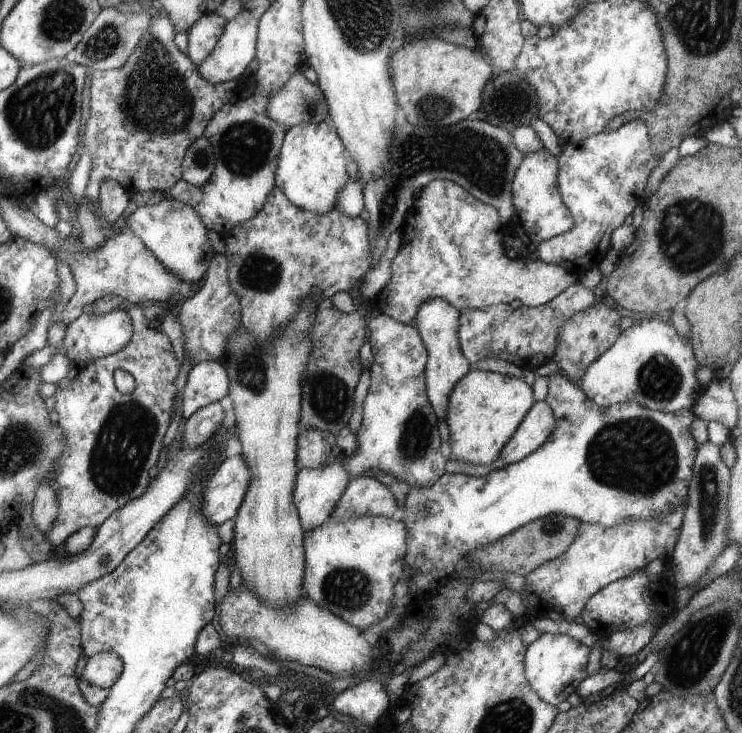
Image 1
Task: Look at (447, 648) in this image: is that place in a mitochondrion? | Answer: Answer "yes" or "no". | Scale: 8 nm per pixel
no

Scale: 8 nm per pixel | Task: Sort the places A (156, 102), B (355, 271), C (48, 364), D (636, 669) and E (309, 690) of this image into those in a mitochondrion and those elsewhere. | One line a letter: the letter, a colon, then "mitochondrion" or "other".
A: mitochondrion
B: other
C: other
D: other
E: other

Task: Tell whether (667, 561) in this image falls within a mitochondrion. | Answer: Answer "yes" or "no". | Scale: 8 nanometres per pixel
no

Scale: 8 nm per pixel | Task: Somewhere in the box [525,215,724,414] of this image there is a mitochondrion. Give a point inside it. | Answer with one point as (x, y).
(658, 379)

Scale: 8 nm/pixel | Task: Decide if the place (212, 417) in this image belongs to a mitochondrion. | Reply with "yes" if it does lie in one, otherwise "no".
no

